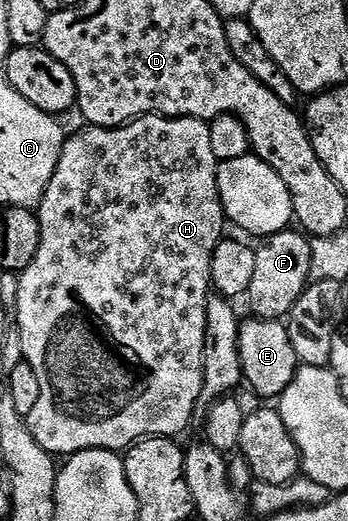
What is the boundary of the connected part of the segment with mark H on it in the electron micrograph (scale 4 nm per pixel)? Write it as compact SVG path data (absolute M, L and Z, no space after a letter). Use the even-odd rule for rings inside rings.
M151 116L149 118L138 118L134 122L129 122L127 126L117 126L115 130L90 126L79 134L71 133L67 137L66 143L62 146L62 155L56 164L56 172L44 192L42 202L36 211L38 223L40 224L40 248L36 248L36 256L28 268L24 268L18 275L18 308L16 311L16 338L22 341L21 357L32 368L36 368L36 376L40 376L40 400L36 408L26 419L32 436L36 436L36 444L44 448L49 454L55 456L69 456L78 454L81 450L113 450L115 452L125 451L136 442L143 438L164 438L167 436L178 436L181 430L186 430L190 426L190 421L194 418L194 409L199 409L202 400L202 385L204 384L204 360L206 358L206 306L211 300L212 283L210 280L210 269L212 268L212 256L216 248L222 243L224 231L227 229L228 219L222 201L220 200L220 188L218 187L218 157L216 152L212 152L212 136L207 123L198 118L164 118L161 116Z

